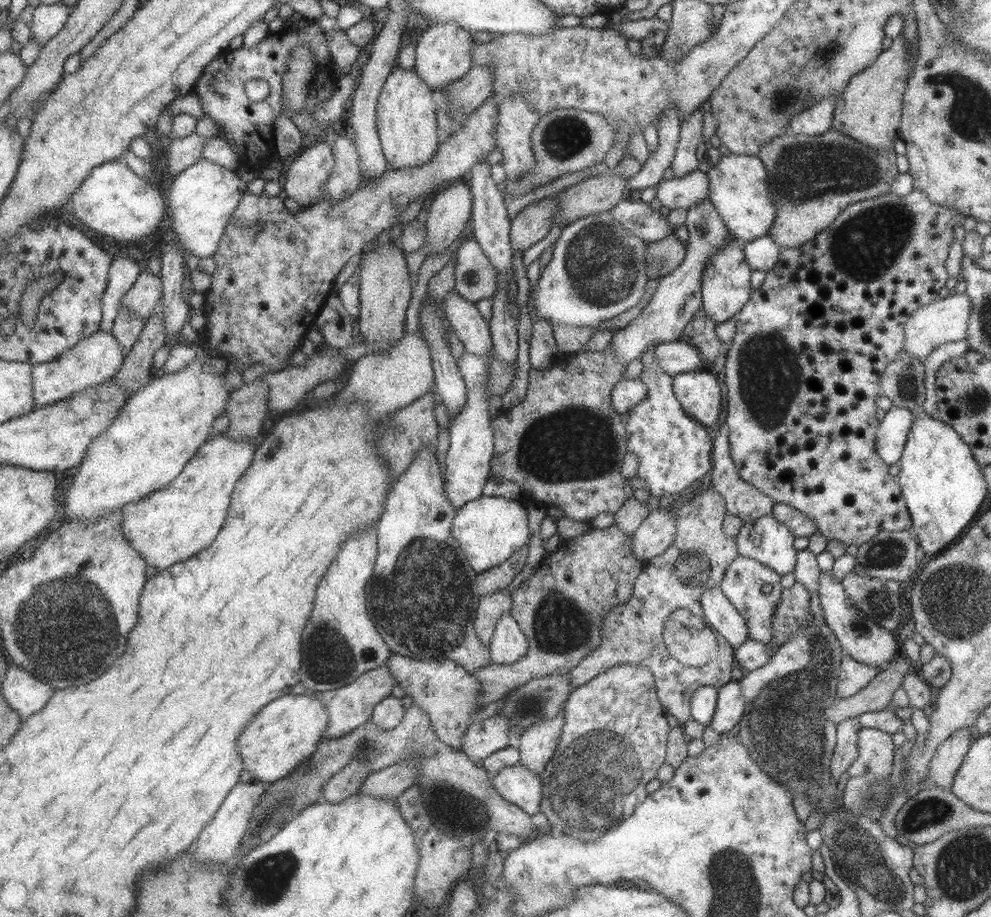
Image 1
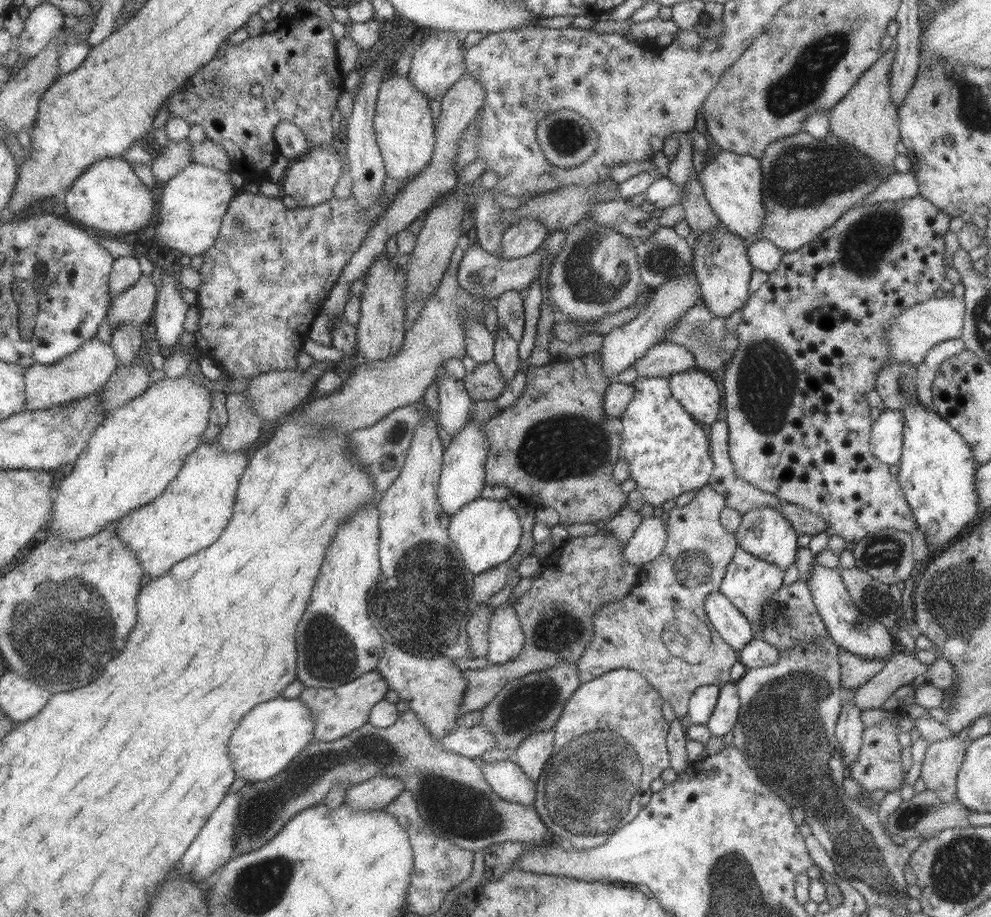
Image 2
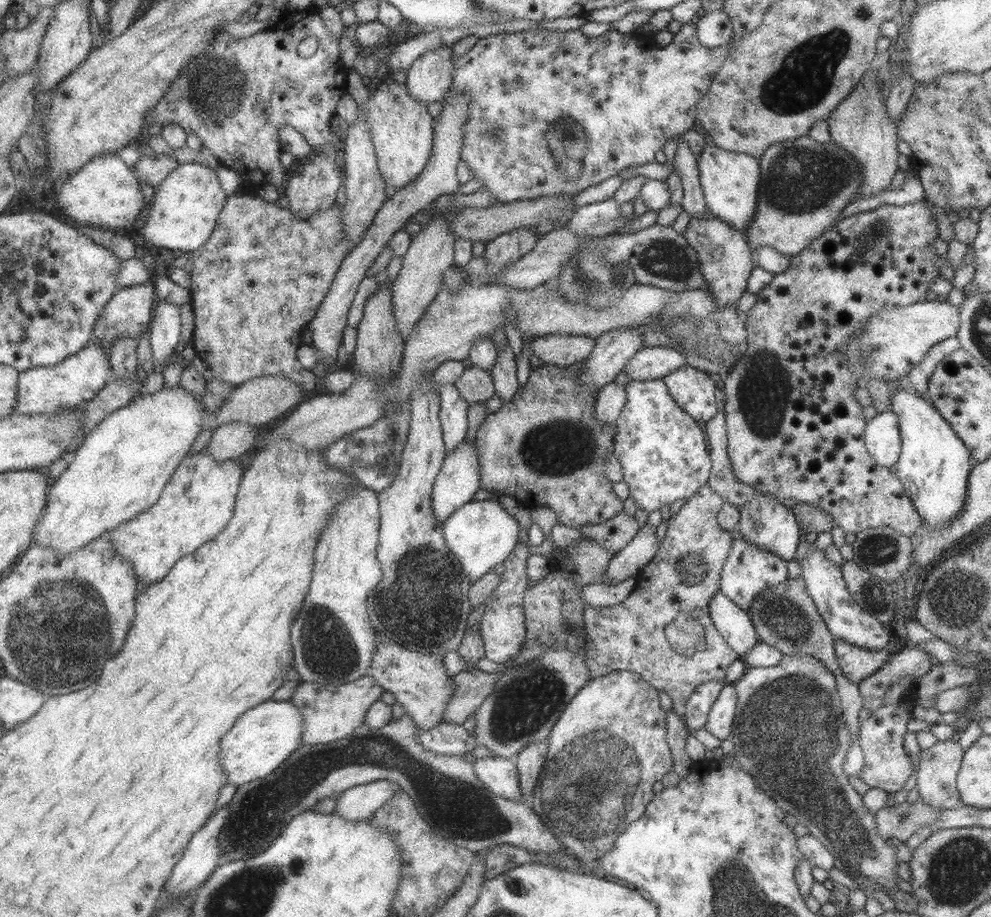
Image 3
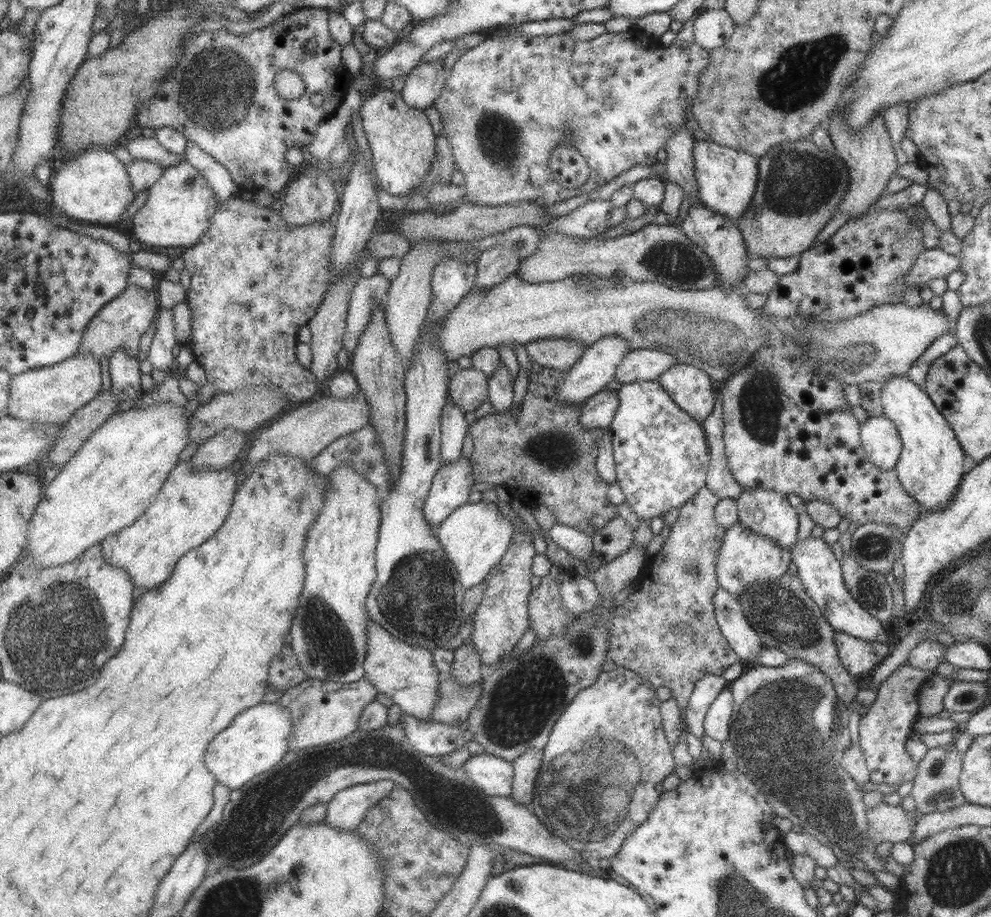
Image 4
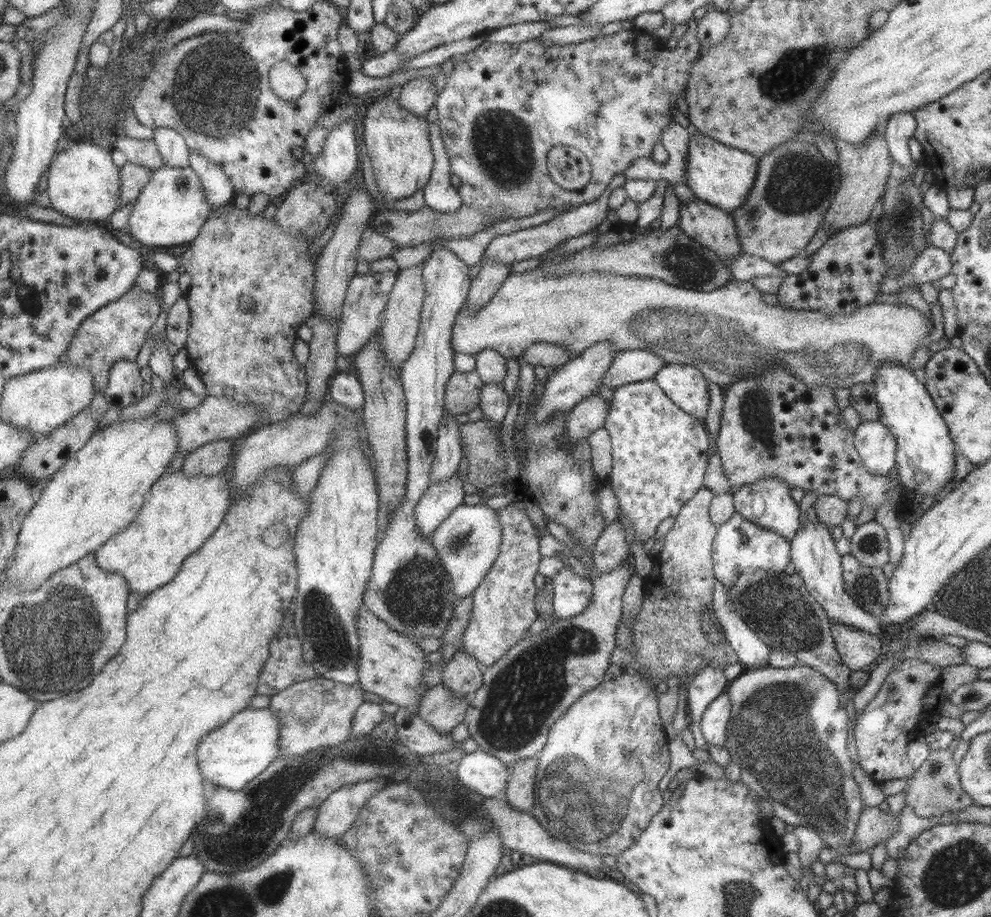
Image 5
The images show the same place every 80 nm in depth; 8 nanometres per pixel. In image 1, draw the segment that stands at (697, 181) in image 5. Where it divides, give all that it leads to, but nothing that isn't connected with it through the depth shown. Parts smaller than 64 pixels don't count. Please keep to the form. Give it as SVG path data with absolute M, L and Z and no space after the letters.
M722 155L705 174L708 198L735 239L743 243L768 234L776 208L770 195L766 168L757 155Z

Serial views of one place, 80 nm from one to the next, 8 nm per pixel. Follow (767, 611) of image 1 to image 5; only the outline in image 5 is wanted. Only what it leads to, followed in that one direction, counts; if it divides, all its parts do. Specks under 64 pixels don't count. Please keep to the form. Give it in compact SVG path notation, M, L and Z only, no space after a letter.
M733 513L727 522L717 527L712 544L712 571L716 582L726 589L734 584L737 577L744 571L771 570L783 572L790 561L790 541L782 536L745 520L740 514Z

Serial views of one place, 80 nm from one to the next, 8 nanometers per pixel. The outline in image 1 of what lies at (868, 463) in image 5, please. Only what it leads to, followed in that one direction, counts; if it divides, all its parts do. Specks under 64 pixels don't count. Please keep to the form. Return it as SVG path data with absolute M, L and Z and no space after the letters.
M892 406L878 424L875 448L880 459L888 466L898 463L916 410Z

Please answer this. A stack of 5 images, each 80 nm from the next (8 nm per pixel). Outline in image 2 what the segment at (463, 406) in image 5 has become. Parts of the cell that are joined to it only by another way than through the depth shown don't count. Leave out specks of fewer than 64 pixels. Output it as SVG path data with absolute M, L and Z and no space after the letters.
M491 360L485 364L480 364L477 371L467 374L463 378L469 396L473 401L495 400L504 390L504 378L497 370L497 364Z

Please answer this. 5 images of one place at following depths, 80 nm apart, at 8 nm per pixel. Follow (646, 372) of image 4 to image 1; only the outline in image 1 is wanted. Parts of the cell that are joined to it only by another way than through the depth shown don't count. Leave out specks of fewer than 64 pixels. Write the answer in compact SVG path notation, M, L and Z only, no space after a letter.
M681 340L656 344L653 356L659 370L663 370L669 376L703 368L697 350Z

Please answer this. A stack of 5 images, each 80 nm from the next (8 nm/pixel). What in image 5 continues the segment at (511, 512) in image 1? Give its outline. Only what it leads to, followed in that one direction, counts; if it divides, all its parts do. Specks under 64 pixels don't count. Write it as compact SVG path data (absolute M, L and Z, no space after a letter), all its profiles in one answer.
M462 504L455 508L450 518L431 536L442 563L451 575L458 604L462 598L473 595L489 574L494 560L498 558L502 544L502 524L496 510L485 504Z

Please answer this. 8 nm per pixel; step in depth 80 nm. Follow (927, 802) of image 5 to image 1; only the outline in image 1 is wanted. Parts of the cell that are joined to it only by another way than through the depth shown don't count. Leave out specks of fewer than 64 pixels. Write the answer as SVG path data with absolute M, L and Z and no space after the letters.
M968 729L951 733L937 748L929 761L928 780L933 779L937 787L950 786L955 771L959 768L973 736Z

